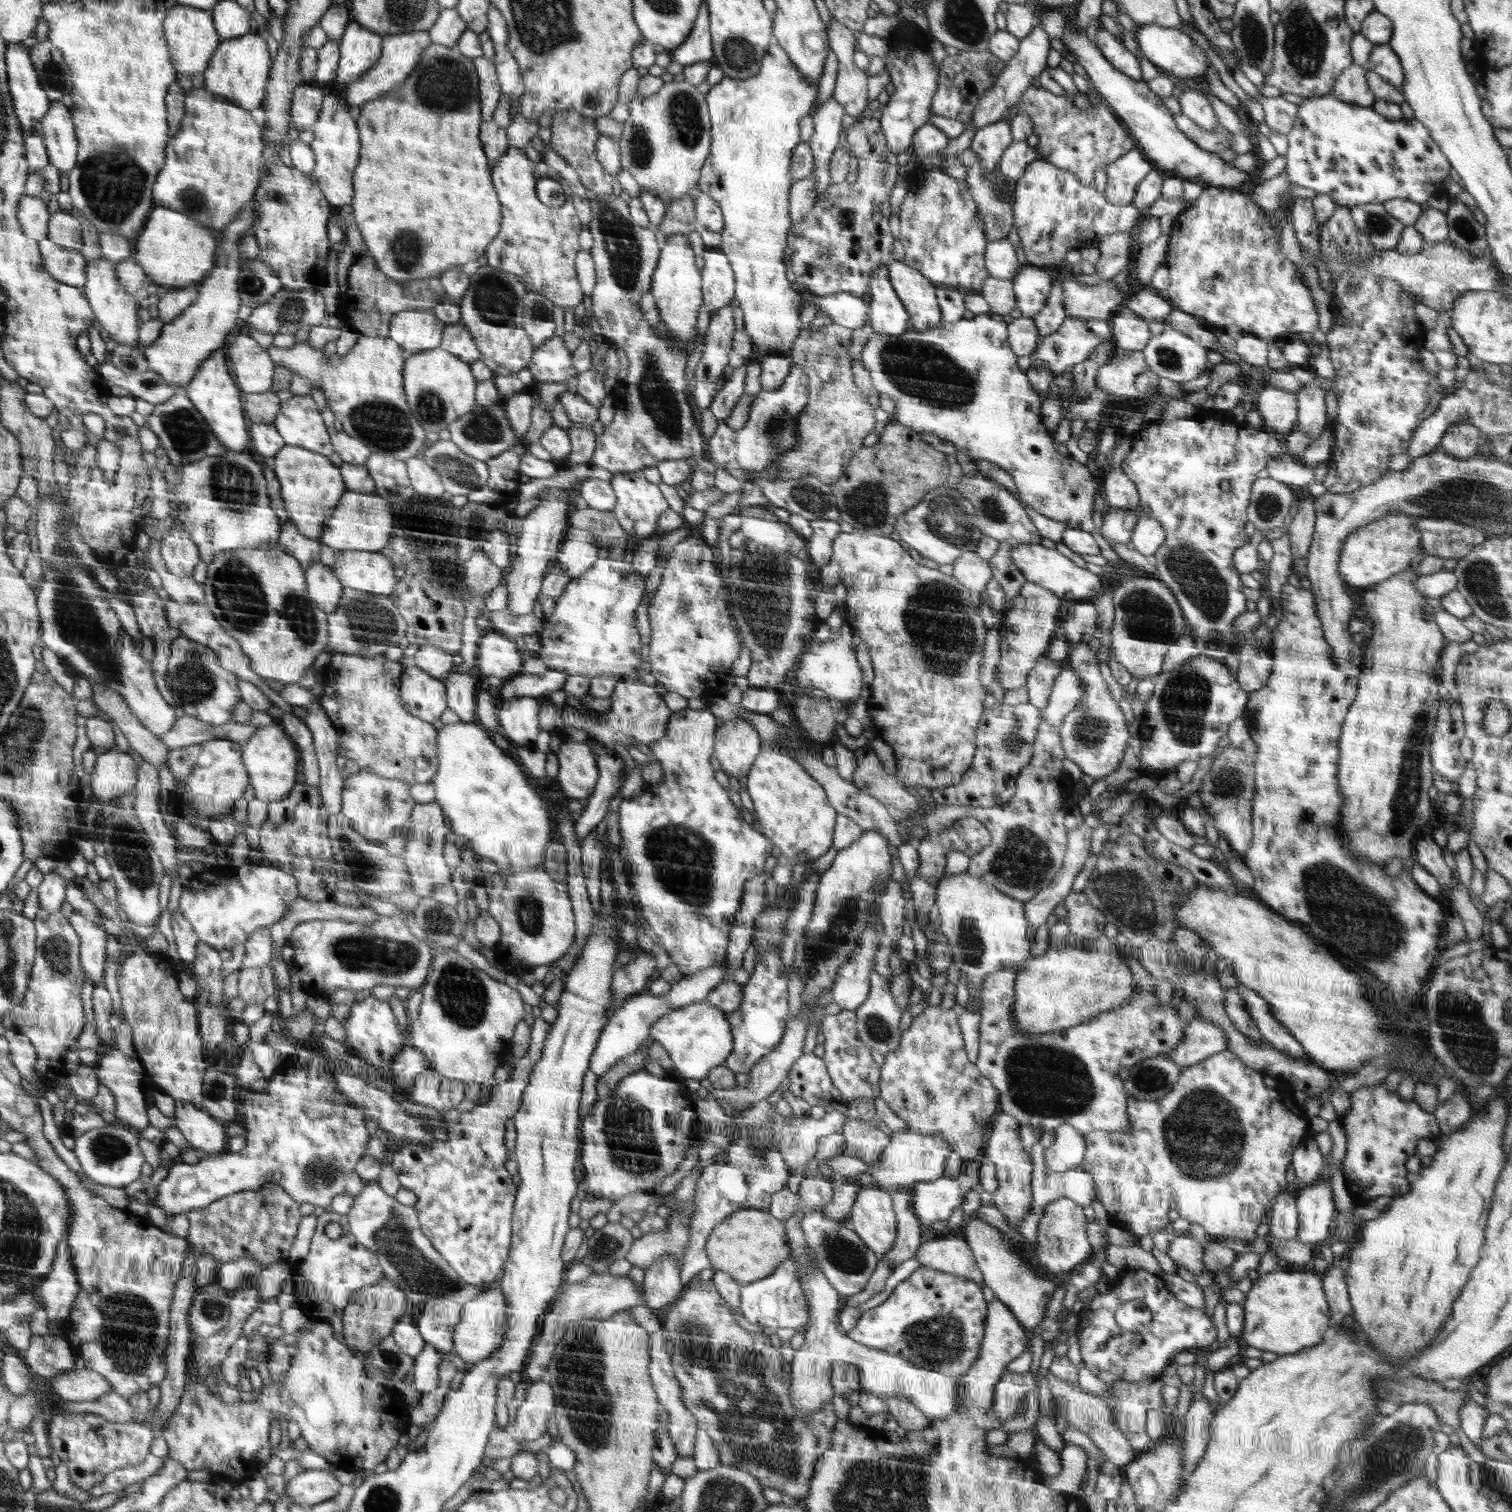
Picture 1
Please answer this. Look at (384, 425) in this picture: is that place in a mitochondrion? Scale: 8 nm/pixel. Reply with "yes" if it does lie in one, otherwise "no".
yes

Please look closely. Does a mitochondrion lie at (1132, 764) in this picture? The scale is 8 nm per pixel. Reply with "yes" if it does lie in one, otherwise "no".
no

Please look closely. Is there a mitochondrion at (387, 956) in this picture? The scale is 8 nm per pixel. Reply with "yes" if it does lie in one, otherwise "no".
yes

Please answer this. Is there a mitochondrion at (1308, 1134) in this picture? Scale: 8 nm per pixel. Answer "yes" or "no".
no

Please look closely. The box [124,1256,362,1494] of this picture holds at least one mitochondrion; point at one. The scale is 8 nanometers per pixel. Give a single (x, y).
(212, 1309)

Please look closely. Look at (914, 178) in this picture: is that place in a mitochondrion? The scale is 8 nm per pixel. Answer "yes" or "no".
no

